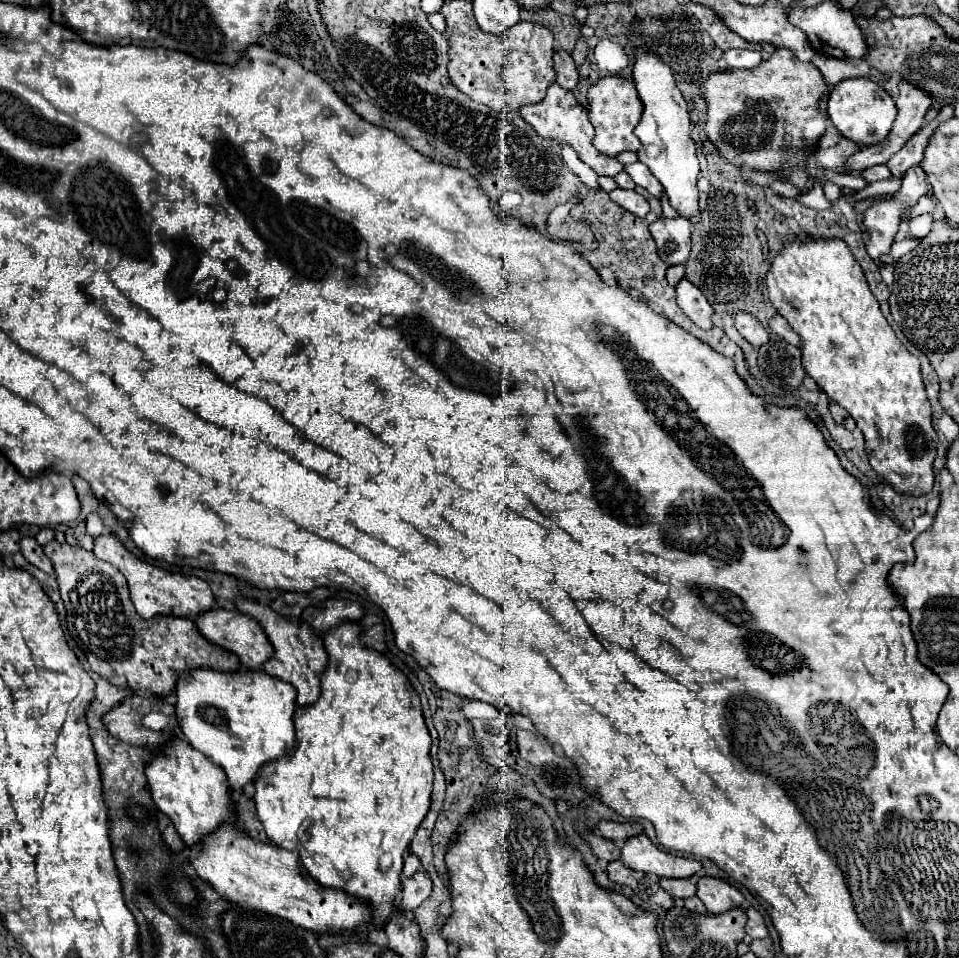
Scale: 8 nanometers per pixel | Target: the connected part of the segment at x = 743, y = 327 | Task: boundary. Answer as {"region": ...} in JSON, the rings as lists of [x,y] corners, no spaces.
{"region":[[[747,312],[735,314],[735,328],[737,328],[739,334],[741,334],[751,346],[755,346],[755,348],[759,348],[759,346],[763,346],[763,344],[769,342],[769,334],[767,334],[767,330],[763,328],[763,324],[761,324],[755,316],[751,316],[751,314],[747,314]]]}

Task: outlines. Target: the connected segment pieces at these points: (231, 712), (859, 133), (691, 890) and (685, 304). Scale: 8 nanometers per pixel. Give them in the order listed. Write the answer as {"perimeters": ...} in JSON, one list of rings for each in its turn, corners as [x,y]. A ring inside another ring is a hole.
{"perimeters":[[[[193,670],[183,674],[177,682],[177,718],[179,728],[193,748],[209,756],[213,762],[223,766],[229,780],[229,790],[243,790],[245,784],[253,782],[259,768],[275,758],[283,758],[295,744],[295,698],[297,692],[289,682],[279,682],[263,670],[237,670],[237,672],[217,672],[217,670]]],[[[847,78],[835,84],[829,92],[827,100],[827,116],[831,118],[833,126],[849,140],[857,144],[877,144],[887,138],[891,132],[891,126],[897,116],[897,108],[893,98],[885,88],[881,88],[879,82],[871,78]]],[[[661,878],[661,886],[673,894],[675,898],[691,898],[697,894],[697,886],[693,880],[675,880],[675,878]]],[[[681,280],[677,284],[677,304],[681,306],[681,310],[703,330],[711,330],[713,322],[711,316],[715,314],[715,310],[711,308],[711,304],[707,302],[707,298],[703,296],[703,292],[699,288],[695,288],[689,280]]]]}

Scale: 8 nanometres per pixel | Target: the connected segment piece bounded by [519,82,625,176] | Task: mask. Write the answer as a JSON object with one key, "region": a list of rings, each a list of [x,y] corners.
{"region":[[[557,82],[549,84],[547,96],[545,96],[541,102],[531,104],[531,106],[523,106],[523,110],[519,110],[519,114],[521,114],[521,116],[525,118],[525,122],[529,122],[539,134],[549,136],[549,138],[555,138],[555,140],[559,140],[559,142],[563,142],[563,140],[569,142],[569,144],[575,148],[579,160],[583,160],[587,166],[591,166],[599,176],[617,176],[619,172],[623,172],[625,166],[623,166],[619,160],[607,158],[605,154],[599,154],[599,152],[595,150],[595,146],[593,146],[593,142],[591,142],[593,136],[595,136],[595,130],[593,130],[593,126],[591,126],[591,122],[589,122],[589,118],[587,118],[587,110],[575,100],[573,92],[565,90],[565,88],[559,86]]]}

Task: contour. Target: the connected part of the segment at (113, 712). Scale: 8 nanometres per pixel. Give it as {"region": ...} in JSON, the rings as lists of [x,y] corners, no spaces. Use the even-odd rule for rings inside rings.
{"region":[[[127,696],[123,698],[115,708],[111,708],[105,716],[103,716],[103,724],[105,728],[119,740],[135,744],[135,746],[161,746],[163,742],[169,740],[169,736],[175,732],[177,726],[177,718],[175,718],[175,710],[171,706],[167,706],[161,698],[157,696]],[[149,712],[163,712],[167,716],[167,726],[165,730],[151,730],[147,728],[141,720],[143,716],[147,716]]]}

